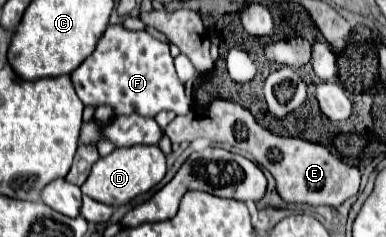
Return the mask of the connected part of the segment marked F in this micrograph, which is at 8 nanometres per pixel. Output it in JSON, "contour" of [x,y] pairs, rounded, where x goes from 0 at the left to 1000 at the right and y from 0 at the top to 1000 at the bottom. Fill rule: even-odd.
{"contour":[[[285,105],[264,165],[254,173],[254,198],[238,232],[218,249],[218,266],[187,308],[187,342],[197,367],[202,409],[218,443],[285,443],[295,451],[301,485],[337,485],[363,477],[373,494],[404,494],[415,468],[451,468],[456,485],[477,485],[497,451],[497,418],[482,409],[477,359],[461,342],[451,300],[451,249],[440,232],[435,181],[394,156],[378,131],[332,131],[316,105]]]}

